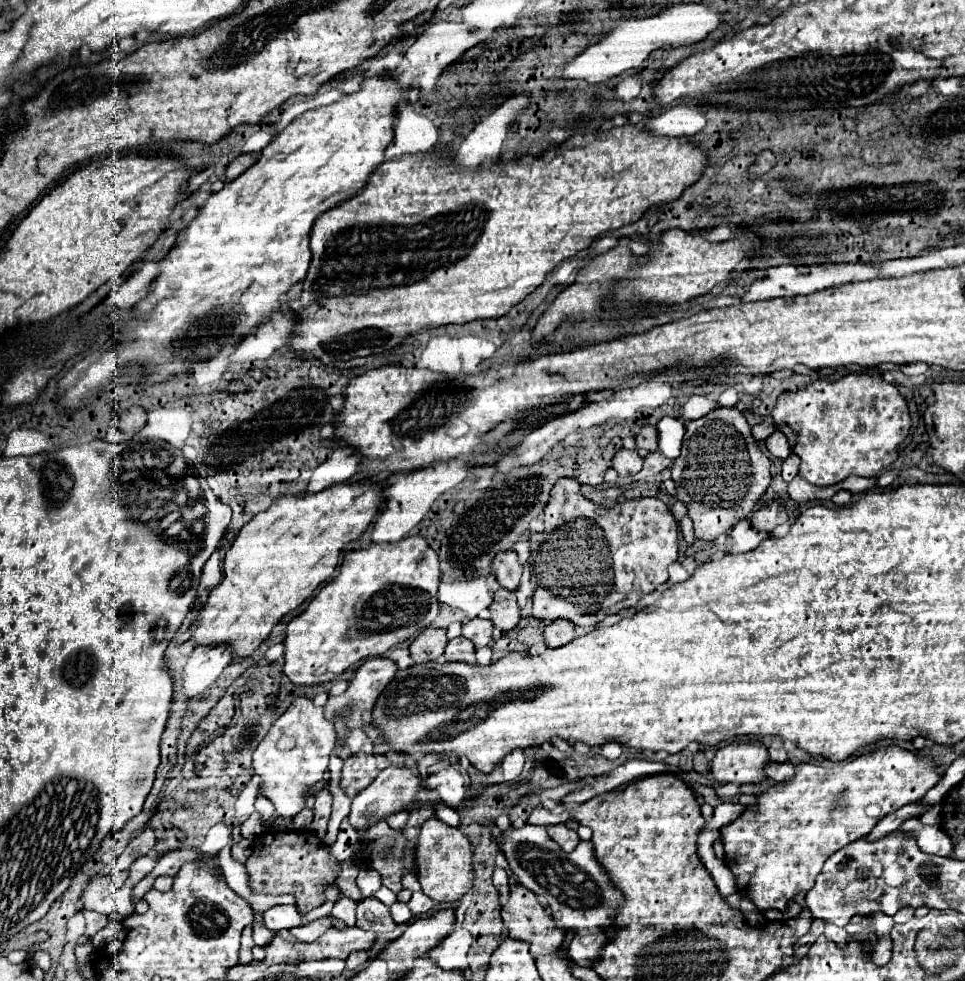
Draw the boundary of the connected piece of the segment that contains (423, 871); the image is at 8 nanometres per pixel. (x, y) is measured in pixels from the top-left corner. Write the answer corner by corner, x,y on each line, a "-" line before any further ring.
429,819
419,833
417,843
417,877
421,889
433,901
459,901
473,889
471,879
473,863
471,863
471,843
461,833
461,829
449,827
439,819

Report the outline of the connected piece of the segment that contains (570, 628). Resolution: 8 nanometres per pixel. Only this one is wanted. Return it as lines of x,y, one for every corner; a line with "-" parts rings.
557,619
553,621
551,625
545,627
545,643
555,649
555,647
563,647
567,645
569,641
575,639
575,625
571,621
565,621
565,619

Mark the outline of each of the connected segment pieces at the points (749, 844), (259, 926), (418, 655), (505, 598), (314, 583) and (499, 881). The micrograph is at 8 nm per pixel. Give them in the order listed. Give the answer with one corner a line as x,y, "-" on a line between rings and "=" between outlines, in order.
897,745
855,757
833,769
813,763
799,763
795,765
791,779
787,779
783,785
773,785
763,791
755,805
745,807
745,811
735,821
721,827
721,841
725,847
723,861
737,877
739,893
747,895
759,911
777,909
785,913
789,903
795,901
795,895
811,891
815,877
819,875
829,855
861,837
867,837
885,815
923,799
923,795
933,785
937,785
939,779
939,771
931,771
925,757
909,753
=
253,921
253,941
255,941
255,945
259,945
259,947
265,947
265,945
269,945
269,941
273,939
273,931
269,931
267,927
265,927
265,923
257,923
257,921
=
423,629
411,643
411,657
415,663
427,663
427,661
437,661
447,645
447,635
445,629
=
507,589
495,591
491,605
491,621
501,631
511,631
521,621
521,613
515,601
515,593
=
363,481
363,485
337,485
327,491
315,495
285,495
273,501
273,505
255,515
237,535
229,551
225,553
223,563
223,579
209,593
207,603
191,625
189,639
193,647
209,647
209,645
227,645
231,649
233,659
245,659
255,651
271,633
271,629
281,621
283,615
297,609
305,599
313,595
313,591
327,583
337,567
341,547
349,541
355,541
369,527
381,503
381,489
=
501,867
495,869
495,873
493,873
493,885
497,887
499,895
505,895
505,897
509,895
509,875
507,875
505,869
501,869

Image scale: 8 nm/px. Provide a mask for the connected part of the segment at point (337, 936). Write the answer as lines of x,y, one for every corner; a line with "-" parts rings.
331,927
315,943
299,941
299,955
303,955
307,961
311,961
311,959
347,959
347,955
355,949
369,951
375,941
377,941
377,935
371,931
361,931
357,927
347,927
347,929
339,931
337,927

